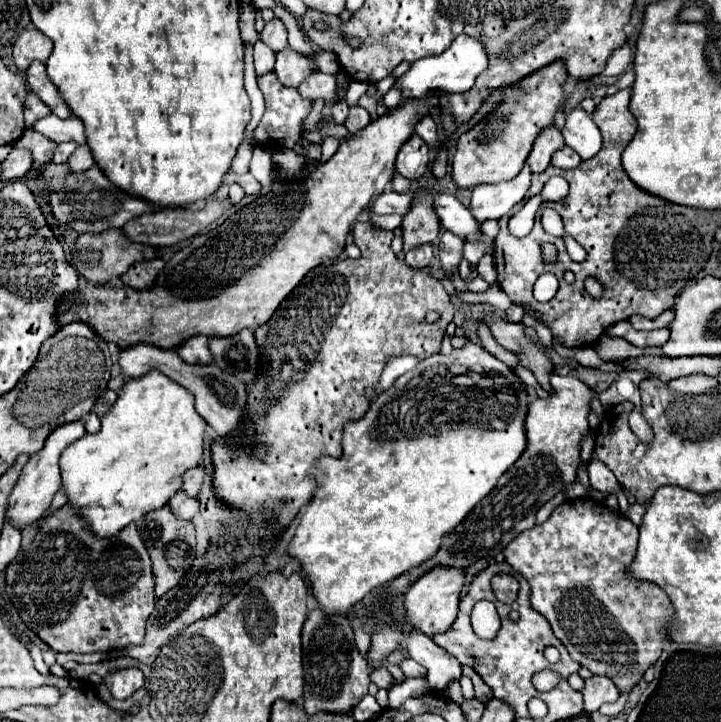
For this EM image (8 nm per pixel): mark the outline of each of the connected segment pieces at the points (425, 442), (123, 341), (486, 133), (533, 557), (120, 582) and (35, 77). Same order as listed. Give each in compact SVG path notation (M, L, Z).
M468 343L462 349L452 349L450 355L436 353L432 357L422 359L412 371L400 375L390 389L382 391L370 403L370 409L366 411L366 415L362 419L350 421L344 427L344 455L340 459L322 457L312 471L318 481L318 487L314 491L310 507L300 517L300 523L294 531L294 537L288 547L288 553L292 557L296 557L302 565L302 569L308 573L308 579L312 583L312 595L320 603L320 607L326 613L334 613L334 611L344 613L354 603L362 601L362 597L366 593L370 593L370 589L384 585L384 583L396 579L398 575L416 569L418 565L428 561L432 555L436 555L442 537L448 535L448 531L454 531L454 527L458 527L462 523L462 519L466 519L466 515L474 509L474 505L480 503L496 487L496 481L500 479L500 475L504 475L508 471L508 467L512 467L514 461L518 461L518 457L526 449L526 429L524 429L526 411L528 411L526 385L522 383L522 379L518 375L514 375L514 371L510 367L506 367L502 361L498 361L494 355L490 355L482 345Z
M430 95L430 99L402 99L400 105L388 109L386 115L370 121L362 131L358 131L356 135L350 135L348 139L342 139L340 141L340 147L338 151L322 165L318 165L318 169L314 173L310 173L306 179L290 179L290 181L276 181L276 185L266 193L266 195L260 195L256 201L252 201L250 205L242 207L240 211L236 211L234 215L230 215L222 225L218 225L214 231L210 233L204 233L204 235L196 235L192 239L192 243L188 247L184 247L182 251L178 251L168 263L166 267L160 271L158 279L156 279L156 285L152 289L144 289L144 291L138 291L138 289L132 289L132 287L86 287L82 285L78 291L74 293L68 293L60 305L58 305L58 321L60 325L68 325L72 321L84 321L88 325L94 327L94 331L106 339L106 341L114 341L118 347L130 347L130 345L136 345L136 343L148 343L148 345L156 345L156 347L162 347L162 349L174 349L178 347L184 339L188 339L190 335L218 335L218 337L226 337L226 335L236 335L238 331L242 331L244 327L256 331L262 323L266 323L266 319L270 319L270 315L274 315L274 311L278 309L278 303L282 303L282 299L286 299L286 295L290 295L290 291L304 279L304 275L322 265L322 263L332 263L342 251L344 251L344 243L346 243L346 237L350 233L350 225L358 219L358 215L368 207L368 203L384 193L384 191L390 191L392 187L392 175L394 175L394 161L396 161L396 155L400 151L400 147L414 135L414 127L416 123L432 111L432 99L438 97L438 95Z
M554 61L538 69L538 73L530 73L530 77L522 77L522 81L504 87L502 101L496 109L458 139L452 163L456 185L476 187L480 183L502 183L514 179L524 167L536 137L554 123L554 115L564 107L566 79L568 71L564 61Z
M594 497L570 499L558 505L546 523L522 531L510 545L502 549L510 567L528 579L530 607L542 613L554 635L564 643L570 657L594 675L604 675L618 681L620 691L632 691L644 671L660 657L664 639L668 637L668 621L674 617L674 605L668 595L650 581L634 579L628 573L636 555L638 527L616 509L608 509Z
M64 505L22 531L22 547L14 563L6 567L6 595L24 625L54 651L96 653L140 645L146 635L146 621L154 611L154 575L150 555L134 523L112 539L98 539L86 531L86 523L78 519L74 507Z
M34 61L28 69L26 69L26 81L30 85L30 89L52 109L54 115L58 115L60 119L66 119L72 115L70 107L64 103L60 91L52 85L50 77L46 75L44 63L42 61Z

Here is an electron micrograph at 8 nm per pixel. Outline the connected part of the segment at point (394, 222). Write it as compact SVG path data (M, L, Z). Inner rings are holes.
M370 215L370 223L380 227L380 229L390 229L394 231L402 223L402 215Z

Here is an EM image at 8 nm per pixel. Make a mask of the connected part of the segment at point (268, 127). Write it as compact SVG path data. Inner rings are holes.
M266 73L258 77L258 87L264 93L266 99L266 113L260 121L260 125L254 129L254 139L264 149L292 149L294 143L302 137L302 119L310 113L310 101L302 99L296 89L284 87L274 73Z

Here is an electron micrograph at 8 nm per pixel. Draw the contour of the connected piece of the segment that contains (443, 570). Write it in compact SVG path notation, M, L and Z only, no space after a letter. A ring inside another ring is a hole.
M432 567L428 573L418 577L406 591L406 597L404 597L406 621L414 629L418 629L426 635L436 635L440 631L446 631L456 619L460 591L462 591L464 583L466 583L466 571L462 571L458 567Z

